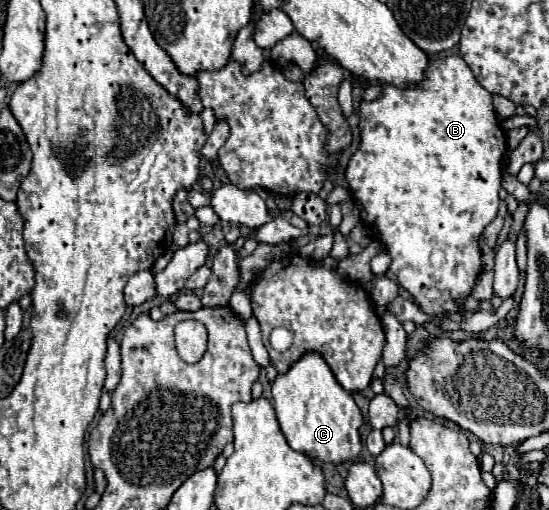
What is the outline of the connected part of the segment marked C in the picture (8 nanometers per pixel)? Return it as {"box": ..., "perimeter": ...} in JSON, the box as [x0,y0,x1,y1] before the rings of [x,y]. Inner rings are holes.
{"box":[272,352,364,464],"perimeter":[[[308,352],[302,360],[294,362],[292,368],[276,376],[272,384],[274,410],[290,448],[322,462],[342,464],[356,462],[362,452],[360,426],[364,424],[360,408],[356,406],[350,392],[346,392],[330,372],[328,364],[316,352]]]}

